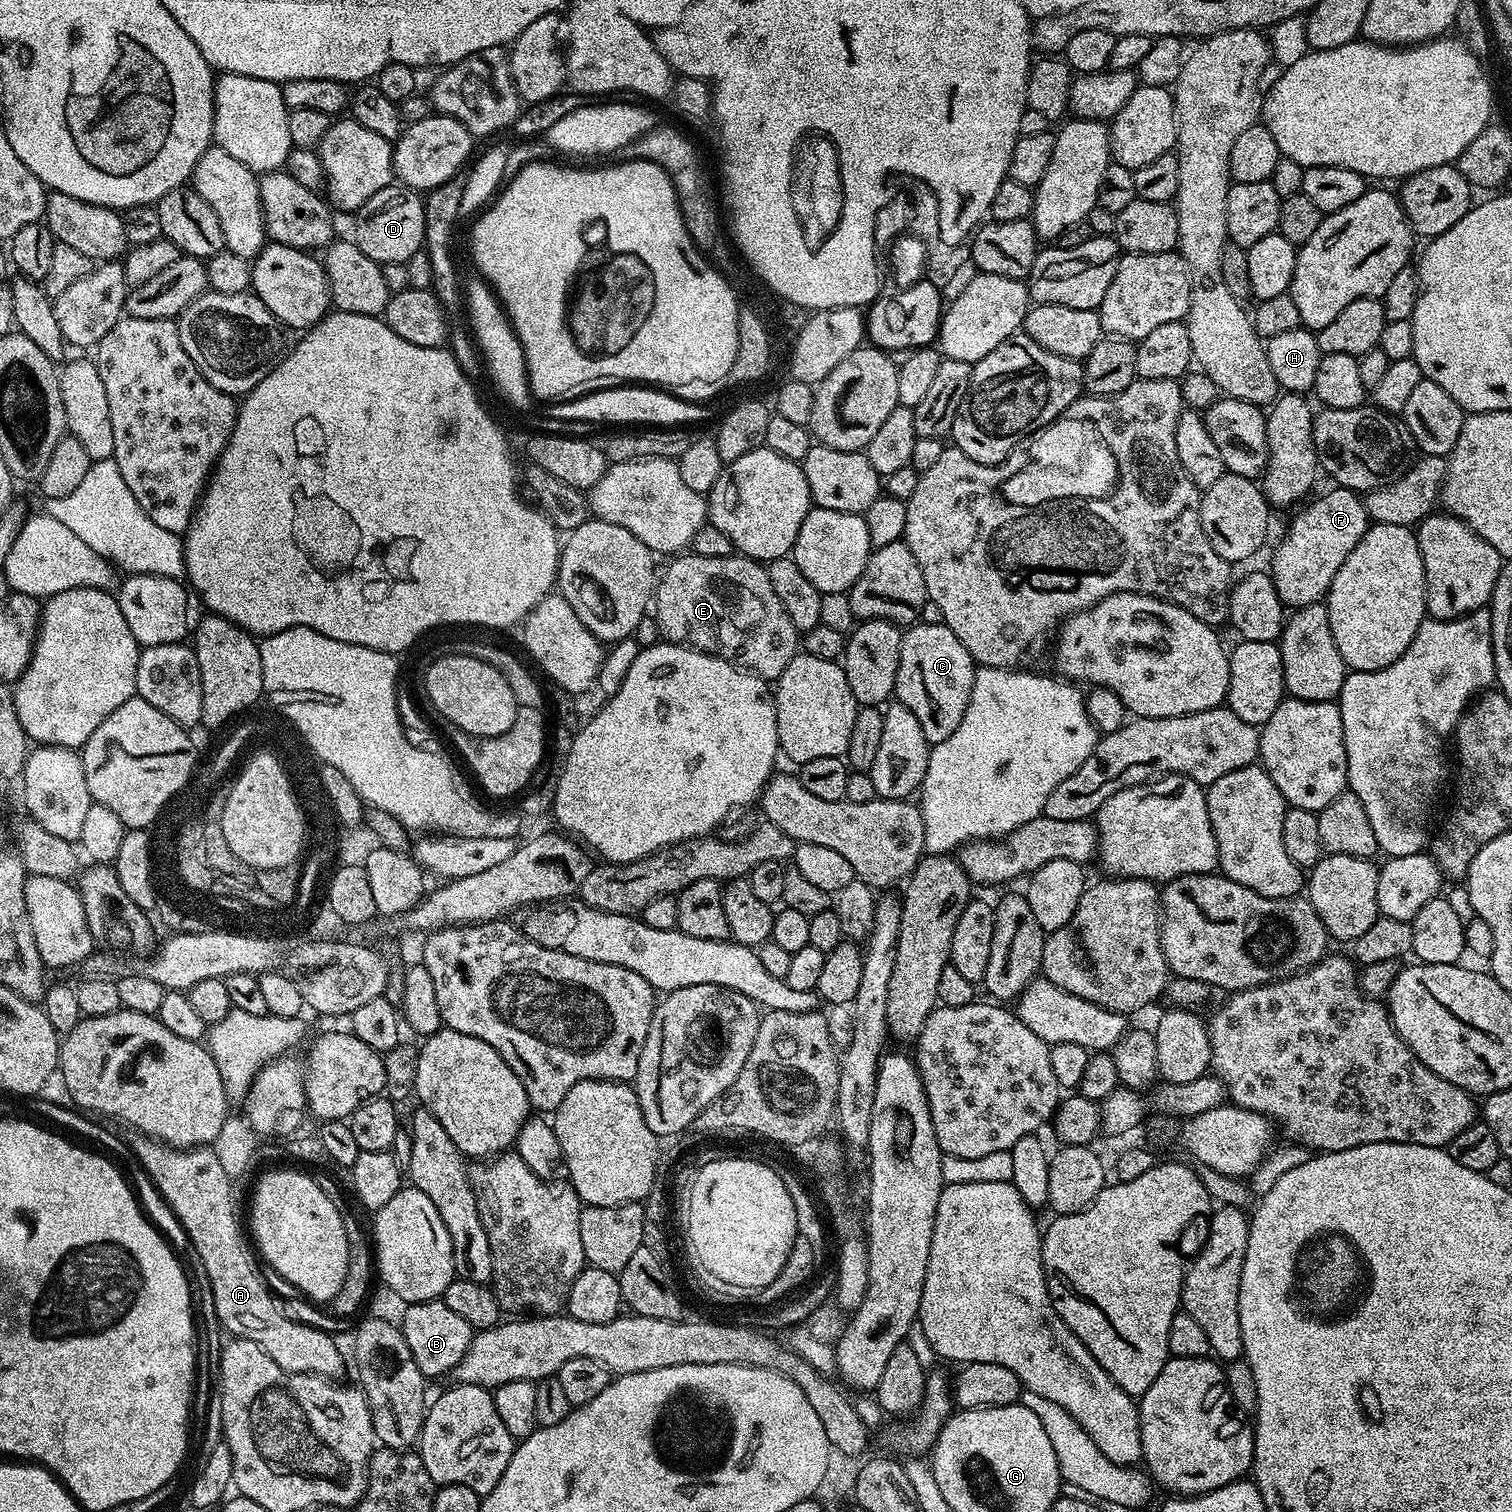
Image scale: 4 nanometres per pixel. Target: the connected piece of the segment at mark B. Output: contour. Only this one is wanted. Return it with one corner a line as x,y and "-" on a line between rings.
440,1298
409,1304
403,1310
404,1320
399,1321
400,1329
404,1331
406,1346
410,1346
414,1362
418,1362
418,1370
422,1370
425,1378
447,1377
458,1362
462,1362
462,1354
466,1354
474,1330

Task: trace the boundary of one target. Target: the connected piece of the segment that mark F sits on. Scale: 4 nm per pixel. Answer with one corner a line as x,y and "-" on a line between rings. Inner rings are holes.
1339,486
1333,487
1333,489
1329,496
1320,496
1313,504
1305,503
1299,509
1301,512
1293,518
1288,533
1280,540
1280,549
1272,556
1270,575
1278,590
1278,598
1289,609
1295,610
1318,604
1327,597
1330,582
1334,582
1334,574
1338,574
1342,562
1346,562
1346,558
1350,558
1350,550
1354,550
1354,546
1358,546
1362,534
1366,534
1366,530
1370,526
1368,511
1361,493
1352,492
1349,488

